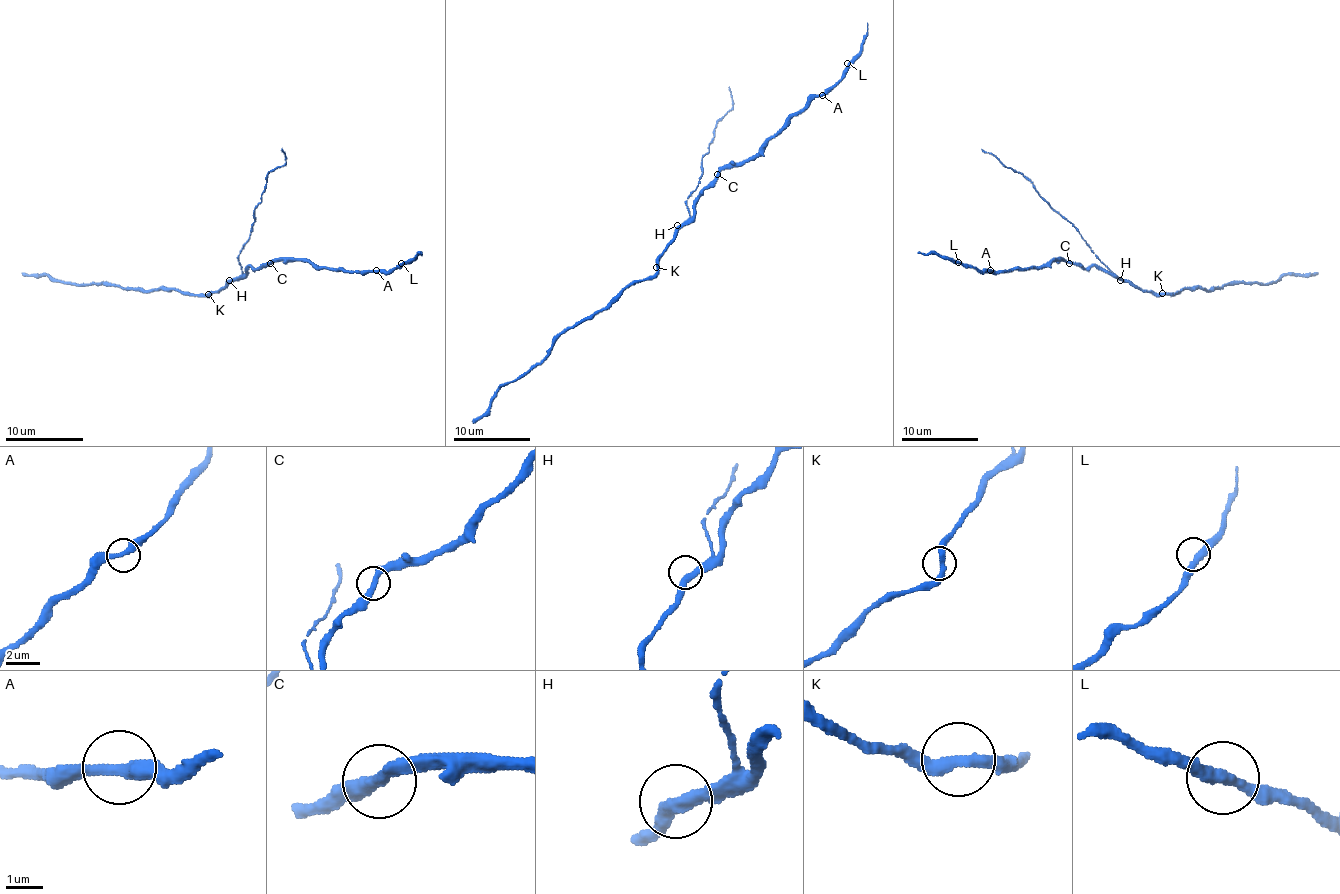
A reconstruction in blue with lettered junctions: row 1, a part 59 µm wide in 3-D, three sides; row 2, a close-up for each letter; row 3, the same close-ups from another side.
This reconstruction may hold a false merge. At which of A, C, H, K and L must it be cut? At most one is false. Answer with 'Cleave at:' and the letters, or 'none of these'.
Cleave at: none of these

